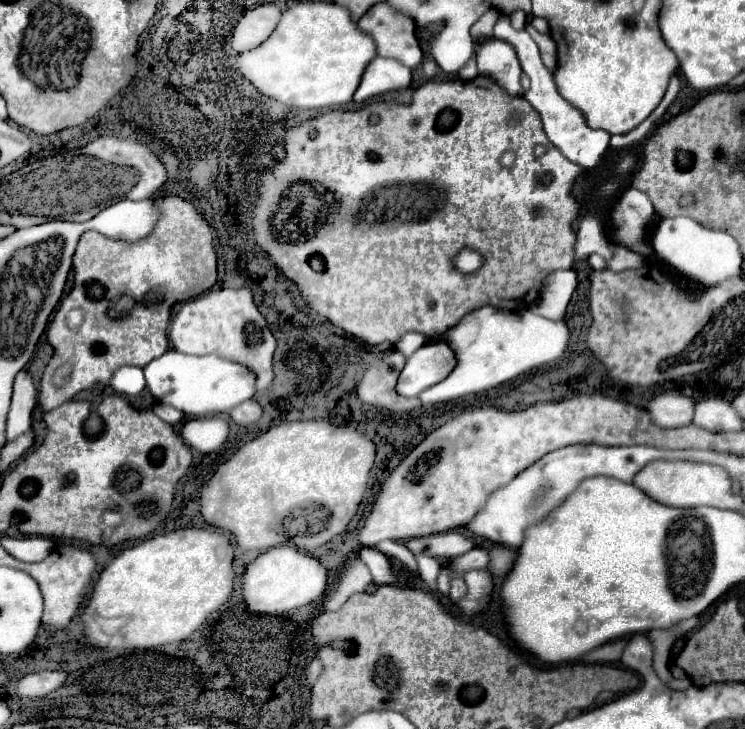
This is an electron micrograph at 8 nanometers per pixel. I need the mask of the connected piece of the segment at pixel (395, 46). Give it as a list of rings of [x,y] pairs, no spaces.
[[[389,2],[369,8],[367,14],[359,20],[359,28],[375,38],[379,56],[399,60],[409,68],[421,64],[423,52],[415,36],[415,22],[411,16],[391,8]]]

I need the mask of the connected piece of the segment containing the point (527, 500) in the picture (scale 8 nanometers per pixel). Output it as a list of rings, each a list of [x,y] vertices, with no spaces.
[[[575,444],[567,448],[553,450],[545,454],[531,468],[513,478],[507,486],[495,490],[485,508],[467,524],[467,528],[483,538],[489,538],[497,544],[505,544],[511,548],[519,548],[523,542],[523,532],[527,526],[543,520],[557,502],[563,502],[581,480],[591,476],[613,476],[623,482],[631,482],[633,476],[653,460],[691,460],[691,462],[709,462],[719,464],[721,460],[729,460],[729,454],[713,452],[713,450],[659,450],[651,446],[595,446],[595,444]]]

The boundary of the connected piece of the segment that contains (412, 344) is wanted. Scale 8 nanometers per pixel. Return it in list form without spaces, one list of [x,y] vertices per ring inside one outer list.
[[[407,332],[399,342],[395,342],[395,348],[399,352],[403,352],[405,356],[411,356],[413,350],[417,350],[419,346],[423,346],[427,342],[427,336],[419,334],[419,332]]]

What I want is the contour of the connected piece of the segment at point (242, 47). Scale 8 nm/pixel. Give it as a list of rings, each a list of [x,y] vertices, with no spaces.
[[[261,4],[255,10],[245,12],[233,34],[233,50],[249,52],[263,44],[263,40],[275,30],[275,24],[279,24],[279,16],[281,10],[275,4]]]

